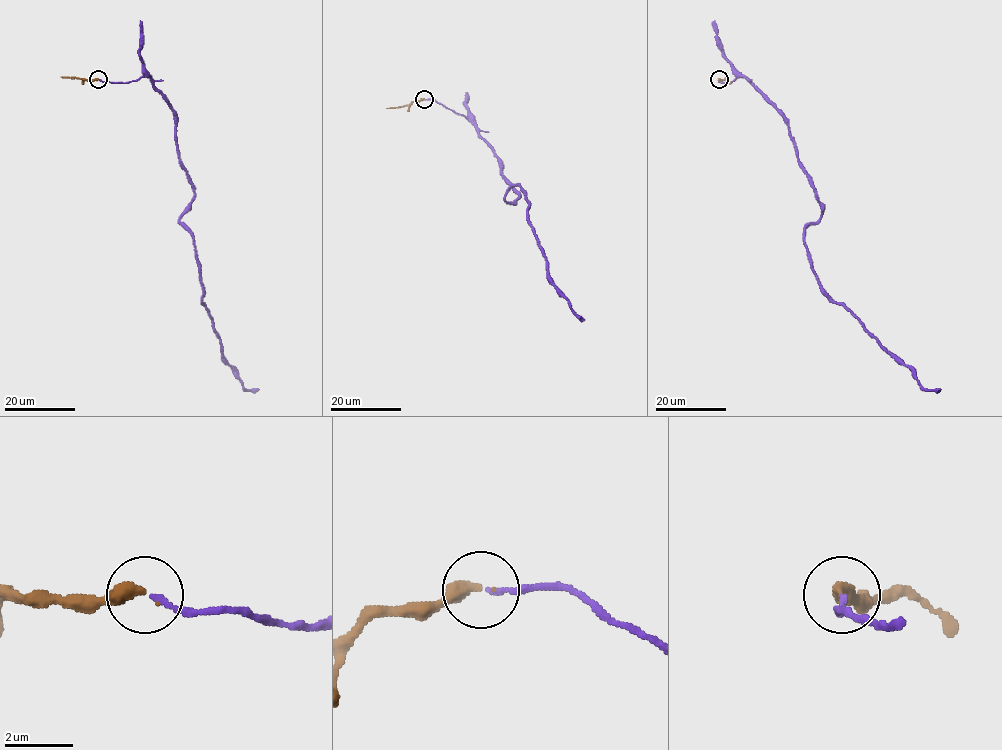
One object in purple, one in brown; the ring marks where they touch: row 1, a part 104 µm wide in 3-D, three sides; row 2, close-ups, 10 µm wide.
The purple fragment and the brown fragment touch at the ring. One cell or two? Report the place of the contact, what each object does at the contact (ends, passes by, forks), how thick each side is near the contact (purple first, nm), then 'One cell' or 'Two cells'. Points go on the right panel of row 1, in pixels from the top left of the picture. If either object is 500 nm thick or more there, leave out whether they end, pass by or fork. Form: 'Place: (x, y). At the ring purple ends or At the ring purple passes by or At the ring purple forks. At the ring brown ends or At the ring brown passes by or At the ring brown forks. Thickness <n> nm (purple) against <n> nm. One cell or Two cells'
Place: (719, 79). At the ring purple ends. At the ring brown ends. Thickness 140 nm (purple) against 400 nm. One cell

